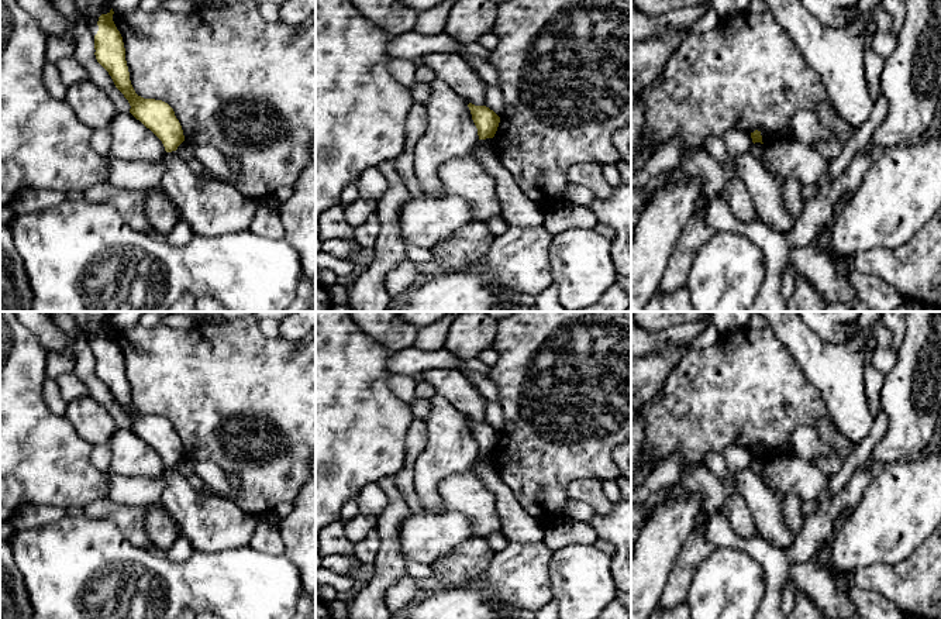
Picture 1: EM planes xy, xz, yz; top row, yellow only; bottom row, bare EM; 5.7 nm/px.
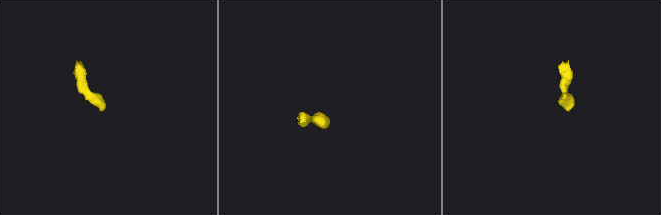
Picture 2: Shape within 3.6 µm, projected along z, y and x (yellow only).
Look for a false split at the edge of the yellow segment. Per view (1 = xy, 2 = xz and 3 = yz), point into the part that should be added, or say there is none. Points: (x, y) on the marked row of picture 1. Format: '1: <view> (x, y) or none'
1: xy (92, 10)
2: none
3: none

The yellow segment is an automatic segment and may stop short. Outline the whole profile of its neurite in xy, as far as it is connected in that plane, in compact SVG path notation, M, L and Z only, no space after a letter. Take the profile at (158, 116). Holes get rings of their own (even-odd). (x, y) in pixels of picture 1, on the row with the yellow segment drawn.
M72 1L76 11L80 11L90 25L97 62L108 72L116 87L128 100L130 113L162 141L166 152L176 151L185 141L185 135L173 109L162 100L138 96L131 85L123 37L113 21L113 1Z

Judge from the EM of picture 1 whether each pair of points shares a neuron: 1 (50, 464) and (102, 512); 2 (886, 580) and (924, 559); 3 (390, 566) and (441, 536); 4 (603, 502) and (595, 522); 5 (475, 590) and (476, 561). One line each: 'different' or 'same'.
1: different
2: same
3: different
4: different
5: different

